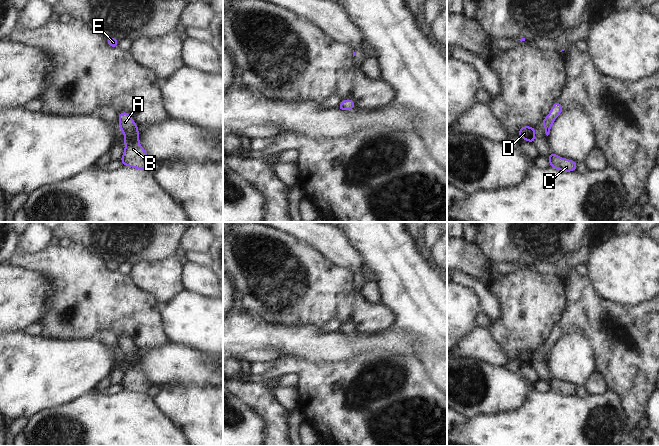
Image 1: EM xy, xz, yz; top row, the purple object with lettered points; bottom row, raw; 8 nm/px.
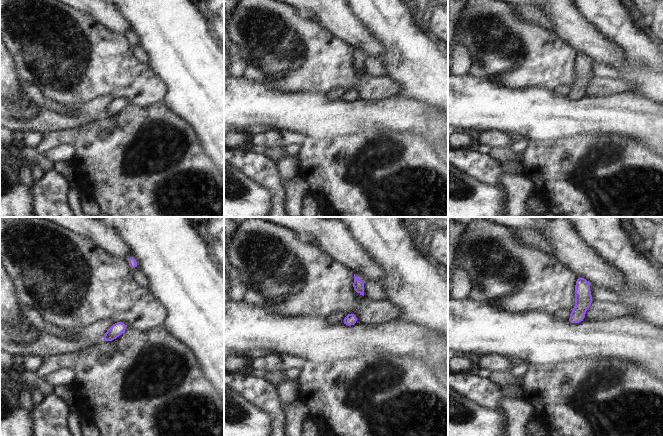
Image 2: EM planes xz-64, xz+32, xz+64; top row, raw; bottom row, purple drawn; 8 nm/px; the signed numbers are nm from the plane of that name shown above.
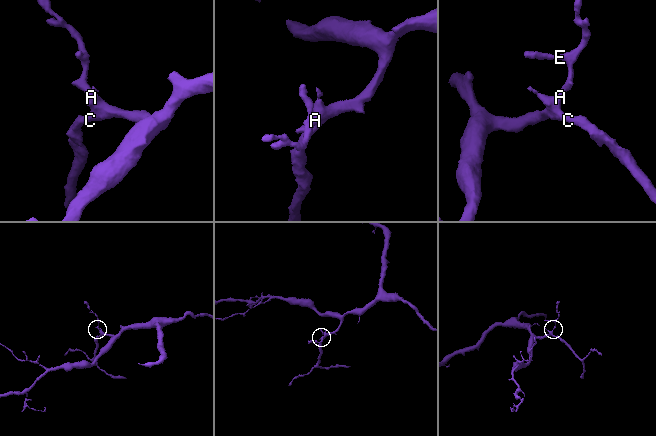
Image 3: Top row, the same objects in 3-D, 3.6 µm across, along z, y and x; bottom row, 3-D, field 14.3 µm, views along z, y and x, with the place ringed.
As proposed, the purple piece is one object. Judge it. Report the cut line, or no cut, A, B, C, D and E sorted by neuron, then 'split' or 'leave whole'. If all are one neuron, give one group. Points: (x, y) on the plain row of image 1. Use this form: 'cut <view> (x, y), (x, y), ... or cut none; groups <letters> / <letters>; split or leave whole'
cut none; groups A B C D E; leave whole

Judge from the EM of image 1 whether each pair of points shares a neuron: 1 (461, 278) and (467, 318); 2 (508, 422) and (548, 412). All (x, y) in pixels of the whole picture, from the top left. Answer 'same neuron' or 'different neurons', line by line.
1: different neurons
2: same neuron

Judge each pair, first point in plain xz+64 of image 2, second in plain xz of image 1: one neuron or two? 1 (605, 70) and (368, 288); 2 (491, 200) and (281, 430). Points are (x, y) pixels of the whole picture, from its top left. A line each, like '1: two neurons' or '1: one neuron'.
1: one neuron
2: two neurons

